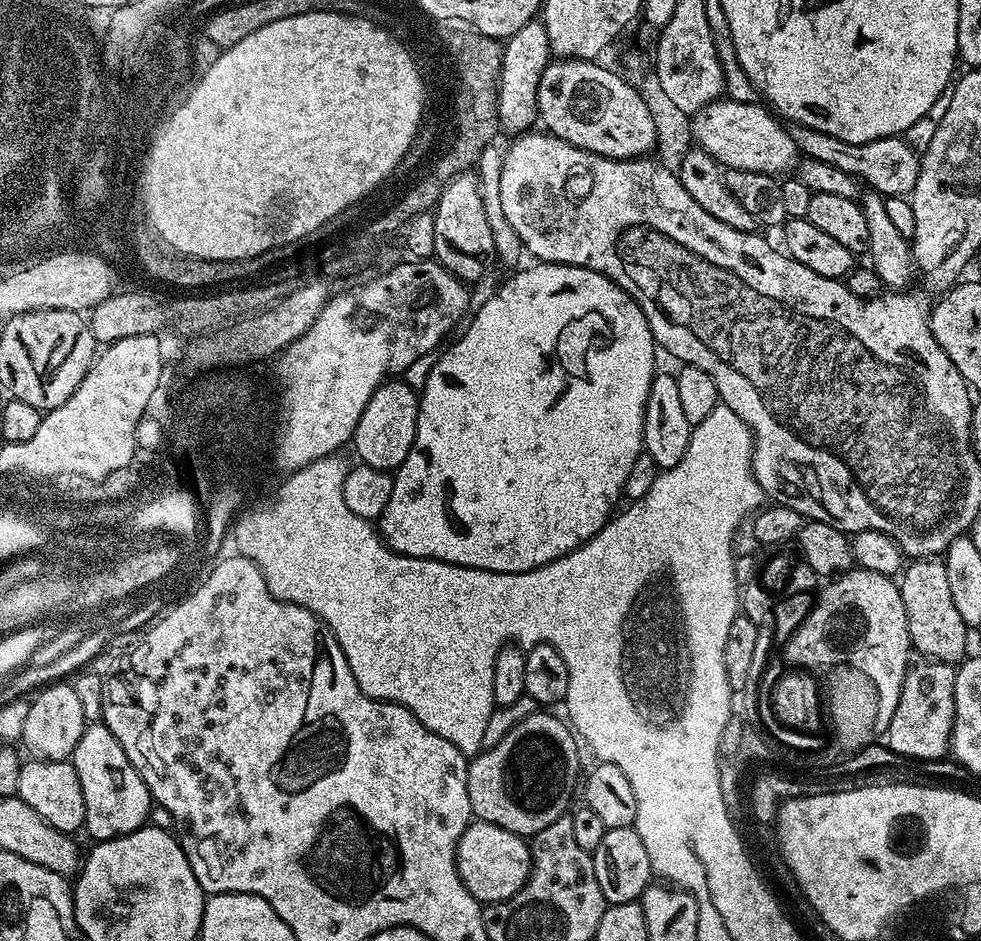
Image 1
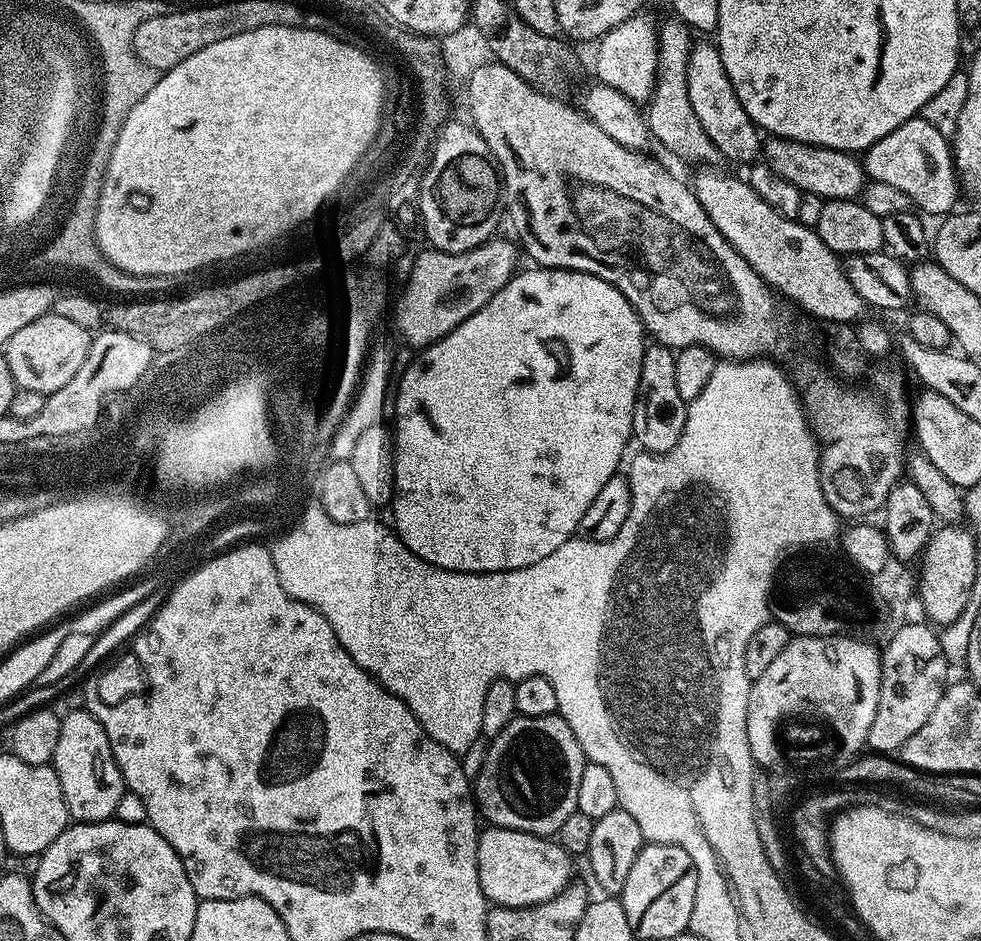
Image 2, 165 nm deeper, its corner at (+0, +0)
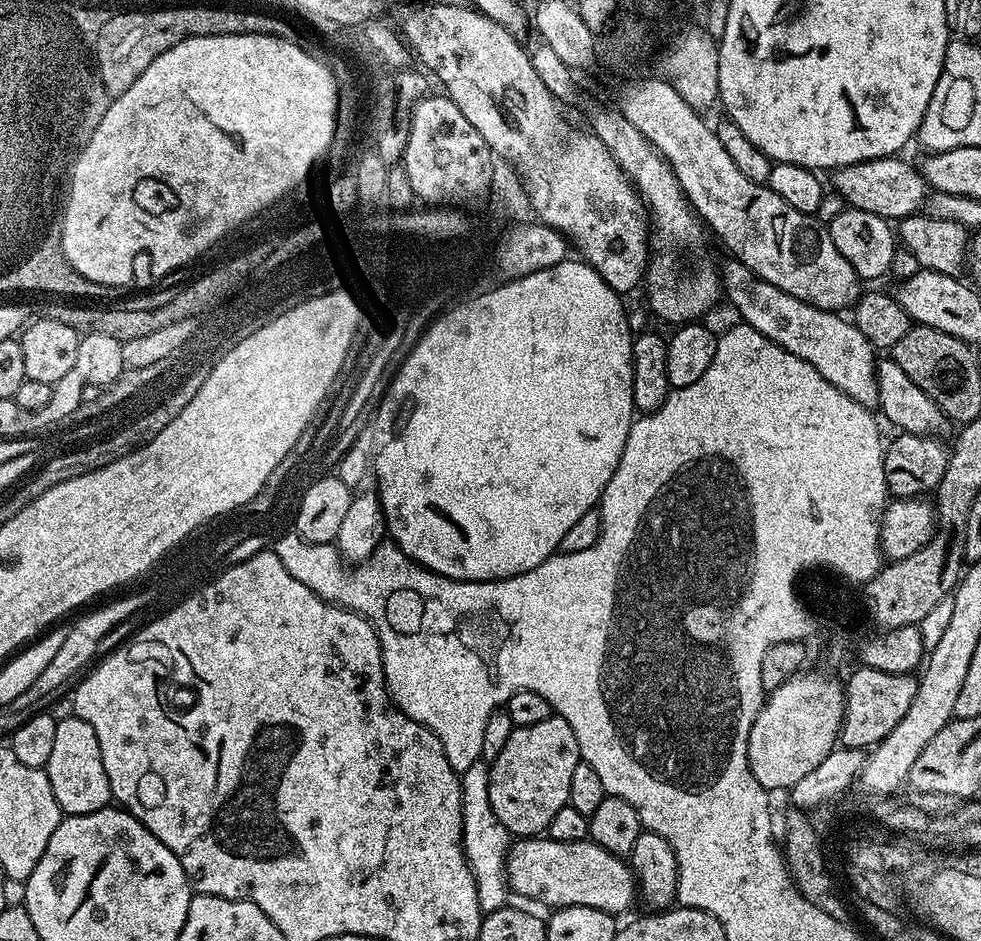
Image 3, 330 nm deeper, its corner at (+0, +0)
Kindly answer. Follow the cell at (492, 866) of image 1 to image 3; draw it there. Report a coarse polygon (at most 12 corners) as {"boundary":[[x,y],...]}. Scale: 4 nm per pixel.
{"boundary":[[520,838],[508,887],[621,914],[638,896],[621,857],[591,838]]}

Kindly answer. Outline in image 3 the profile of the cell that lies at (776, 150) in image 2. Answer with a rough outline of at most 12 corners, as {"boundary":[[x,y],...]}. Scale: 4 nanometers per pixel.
{"boundary":[[883,156],[835,169],[845,205],[889,222],[923,209],[919,167]]}

